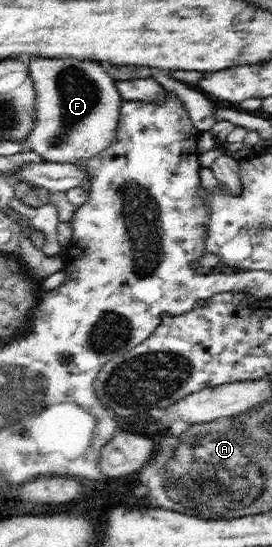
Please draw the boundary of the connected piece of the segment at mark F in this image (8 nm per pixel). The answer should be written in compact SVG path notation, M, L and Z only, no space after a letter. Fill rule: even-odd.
M33 55L29 63L30 77L36 91L36 113L39 122L36 123L28 141L30 149L41 155L45 161L53 163L72 163L79 157L87 158L101 151L113 139L113 129L117 127L117 109L122 97L115 81L97 61L75 59L75 57L41 57Z

